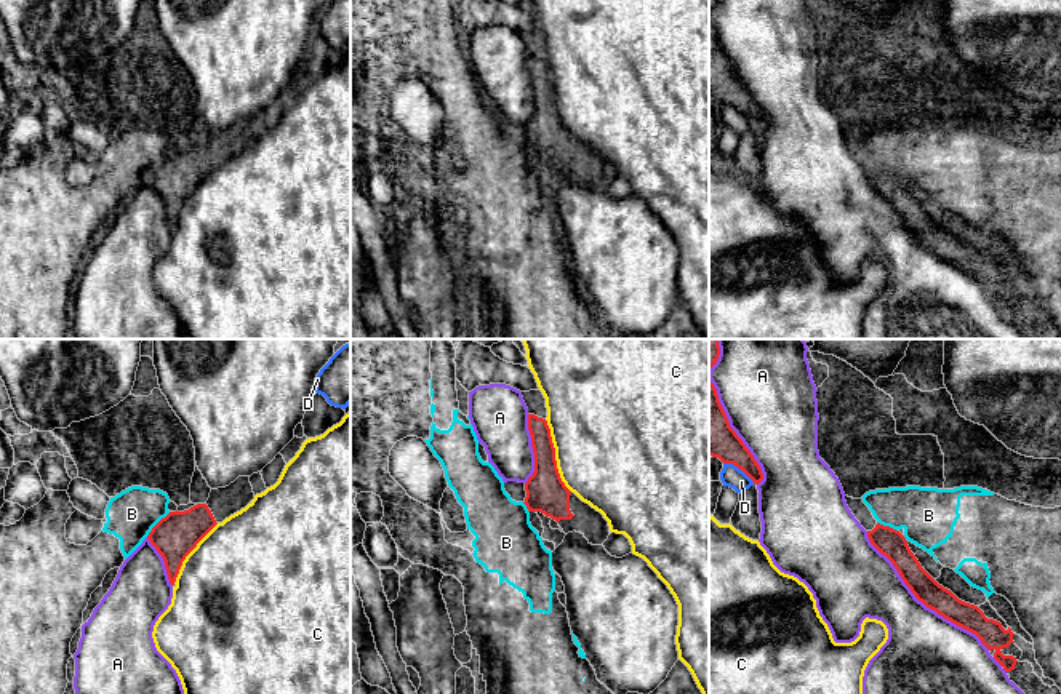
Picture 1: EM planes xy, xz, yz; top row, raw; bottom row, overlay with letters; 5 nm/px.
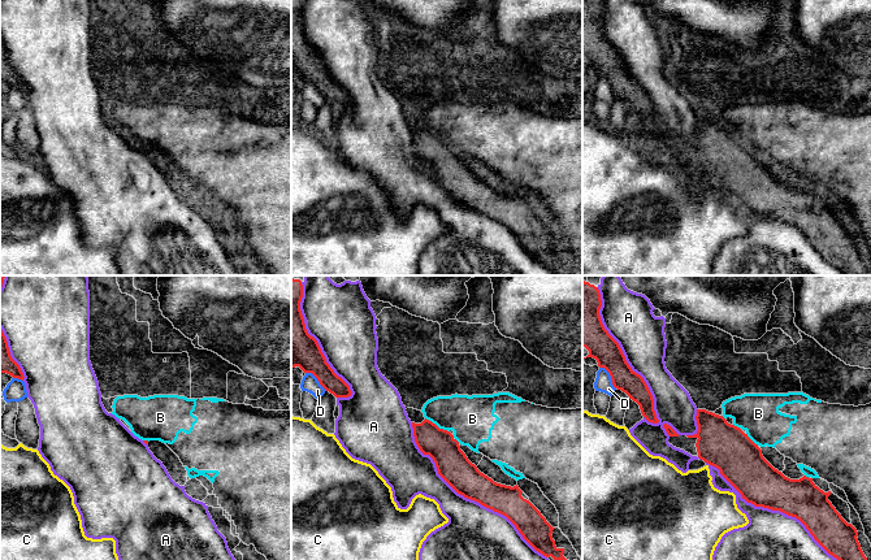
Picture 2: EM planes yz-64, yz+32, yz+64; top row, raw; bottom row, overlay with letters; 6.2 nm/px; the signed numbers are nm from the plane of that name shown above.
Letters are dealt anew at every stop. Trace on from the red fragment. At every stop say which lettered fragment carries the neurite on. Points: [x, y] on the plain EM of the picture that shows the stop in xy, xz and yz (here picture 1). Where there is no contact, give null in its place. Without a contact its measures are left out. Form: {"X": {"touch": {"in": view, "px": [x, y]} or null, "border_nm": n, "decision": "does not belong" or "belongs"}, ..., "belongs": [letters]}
{"A": {"touch": {"in": "yz", "px": [920, 242]}, "border_nm": 850, "decision": "does not belong"}, "B": {"touch": {"in": "xy", "px": [157, 165]}, "border_nm": 180, "decision": "does not belong"}, "C": {"touch": {"in": "xz", "px": [554, 98]}, "border_nm": 400, "decision": "does not belong"}, "D": {"touch": {"in": "yz", "px": [740, 111]}, "border_nm": 190, "decision": "does not belong"}, "belongs": []}

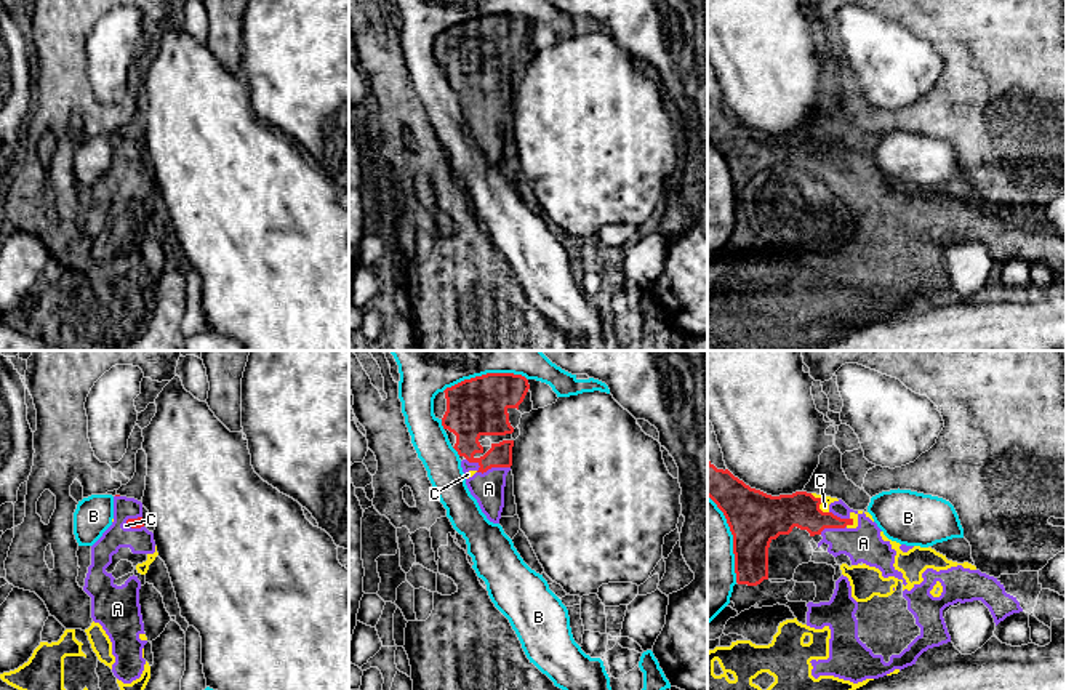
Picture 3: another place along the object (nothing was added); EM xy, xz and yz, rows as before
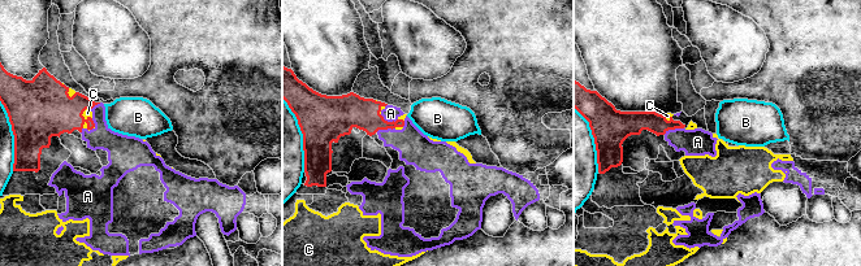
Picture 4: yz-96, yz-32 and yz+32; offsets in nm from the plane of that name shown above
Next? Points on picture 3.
{"A": {"touch": {"in": "xz", "px": [487, 111]}, "border_nm": 220, "decision": "belongs"}, "B": {"touch": {"in": "xz", "px": [484, 16]}, "border_nm": 440, "decision": "does not belong"}, "C": {"touch": {"in": "yz", "px": [823, 143]}, "border_nm": 140, "decision": "belongs"}, "belongs": ["A", "C"]}

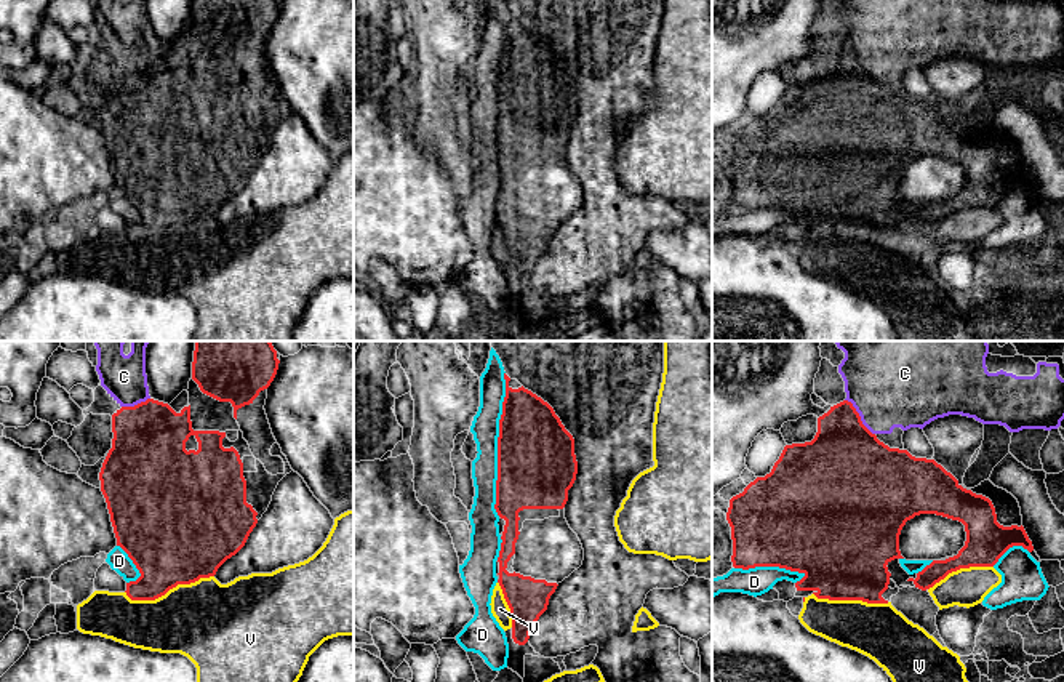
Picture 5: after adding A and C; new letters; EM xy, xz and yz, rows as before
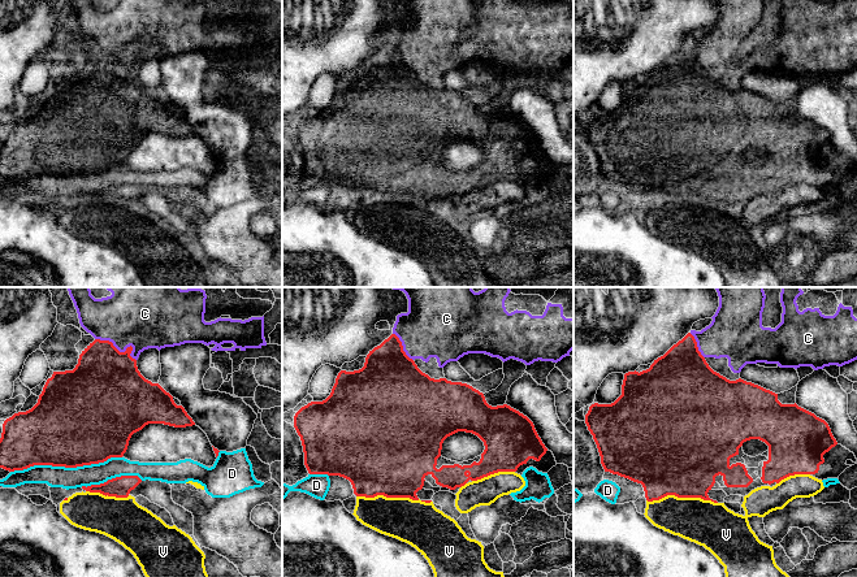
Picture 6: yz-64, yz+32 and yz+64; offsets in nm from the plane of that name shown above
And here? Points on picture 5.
{"C": {"touch": {"in": "yz", "px": [860, 58]}, "border_nm": 240, "decision": "does not belong"}, "D": {"touch": {"in": "xz", "px": [498, 85]}, "border_nm": 750, "decision": "does not belong"}, "V": {"touch": {"in": "xy", "px": [168, 231]}, "border_nm": 460, "decision": "does not belong"}, "belongs": []}

